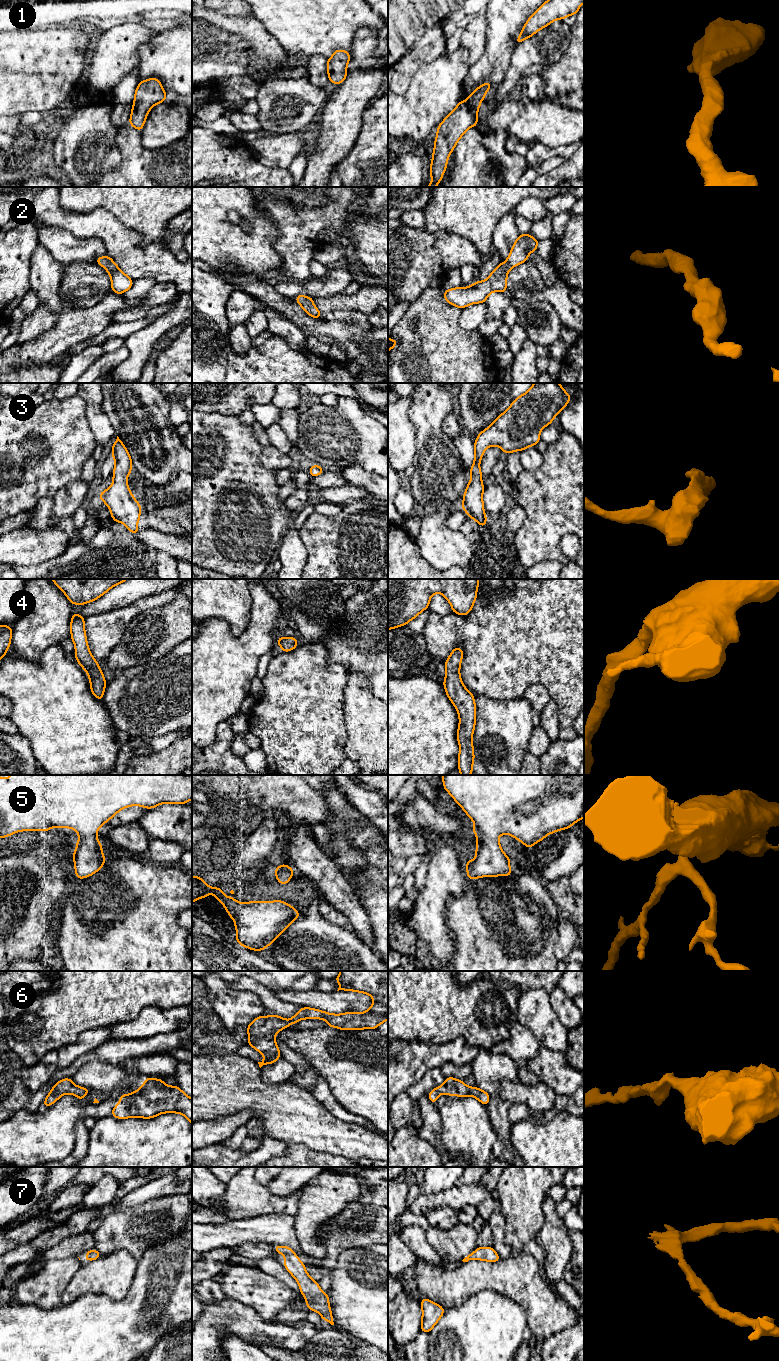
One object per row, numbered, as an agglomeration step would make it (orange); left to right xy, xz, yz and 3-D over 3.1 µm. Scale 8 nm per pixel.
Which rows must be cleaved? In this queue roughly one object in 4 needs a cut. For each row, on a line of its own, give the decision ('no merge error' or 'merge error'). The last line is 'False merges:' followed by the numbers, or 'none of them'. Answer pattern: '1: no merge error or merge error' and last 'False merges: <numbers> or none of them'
1: no merge error
2: no merge error
3: no merge error
4: no merge error
5: no merge error
6: no merge error
7: no merge error
False merges: none of them

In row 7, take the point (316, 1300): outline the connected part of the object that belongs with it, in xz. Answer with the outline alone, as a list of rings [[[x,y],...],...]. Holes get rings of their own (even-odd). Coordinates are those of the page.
[[[275,1245],[274,1250],[286,1258],[283,1265],[299,1284],[300,1293],[305,1297],[309,1310],[318,1312],[323,1320],[334,1325],[328,1293],[324,1293],[318,1282],[309,1276],[305,1264],[290,1247]]]

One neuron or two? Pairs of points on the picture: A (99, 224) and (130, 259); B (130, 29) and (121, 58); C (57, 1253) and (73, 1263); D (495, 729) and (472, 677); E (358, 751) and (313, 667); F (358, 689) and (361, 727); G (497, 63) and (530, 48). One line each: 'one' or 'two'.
A: one
B: one
C: two
D: two
E: two
F: one
G: two

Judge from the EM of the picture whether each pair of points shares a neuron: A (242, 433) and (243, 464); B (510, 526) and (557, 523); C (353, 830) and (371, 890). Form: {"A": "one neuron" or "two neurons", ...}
{"A": "one neuron", "B": "two neurons", "C": "one neuron"}

